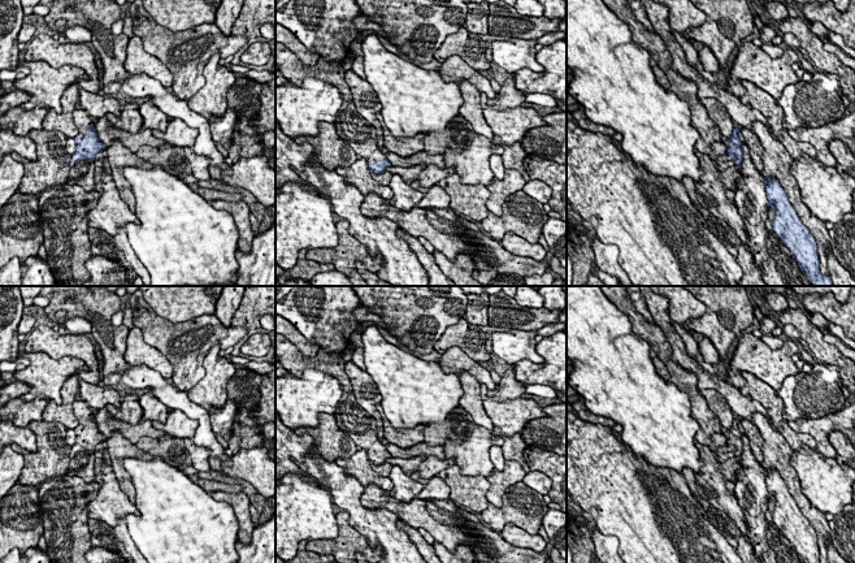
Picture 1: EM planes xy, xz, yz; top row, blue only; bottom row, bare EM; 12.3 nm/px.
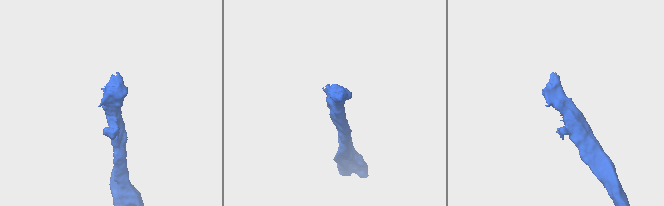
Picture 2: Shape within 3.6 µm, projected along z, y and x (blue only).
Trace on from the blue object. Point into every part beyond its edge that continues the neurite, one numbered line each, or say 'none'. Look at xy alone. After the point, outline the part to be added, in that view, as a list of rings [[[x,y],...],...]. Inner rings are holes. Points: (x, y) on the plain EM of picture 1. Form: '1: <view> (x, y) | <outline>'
1: xy (82, 411) | [[[75,399],[73,406],[73,412],[79,425],[75,429],[88,429],[88,416],[94,412],[84,400]]]
2: xy (83, 462) | [[[81,451],[77,454],[70,454],[69,469],[75,471],[77,476],[82,477],[86,482],[95,481],[95,452],[94,451]]]

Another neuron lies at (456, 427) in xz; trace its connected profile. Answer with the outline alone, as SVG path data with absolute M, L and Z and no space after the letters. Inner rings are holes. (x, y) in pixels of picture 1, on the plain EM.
M463 407L453 408L443 423L426 424L424 442L429 446L444 446L447 439L460 443L472 434L473 424L466 417Z

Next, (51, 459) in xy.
M31 421L27 428L35 433L36 451L30 452L17 443L10 447L25 459L18 482L39 490L45 480L66 476L71 446L65 441L65 425L58 421Z

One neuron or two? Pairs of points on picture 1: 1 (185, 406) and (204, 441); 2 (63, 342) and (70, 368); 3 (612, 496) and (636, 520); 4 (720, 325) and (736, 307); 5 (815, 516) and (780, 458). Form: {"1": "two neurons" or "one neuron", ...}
{"1": "one neuron", "2": "two neurons", "3": "one neuron", "4": "one neuron", "5": "one neuron"}

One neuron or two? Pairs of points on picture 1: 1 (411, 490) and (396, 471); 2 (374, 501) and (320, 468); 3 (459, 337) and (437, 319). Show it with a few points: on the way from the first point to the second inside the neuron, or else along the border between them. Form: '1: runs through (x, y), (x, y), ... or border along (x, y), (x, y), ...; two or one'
1: runs through (406, 485), (398, 476); one
2: border along (363, 488), (364, 493); two
3: border along (464, 316), (446, 329), (433, 349); two

